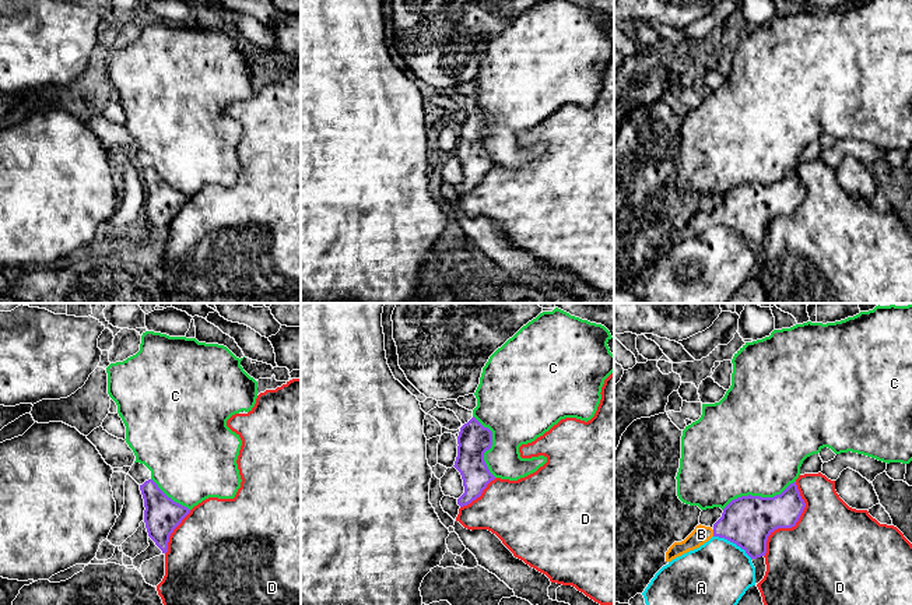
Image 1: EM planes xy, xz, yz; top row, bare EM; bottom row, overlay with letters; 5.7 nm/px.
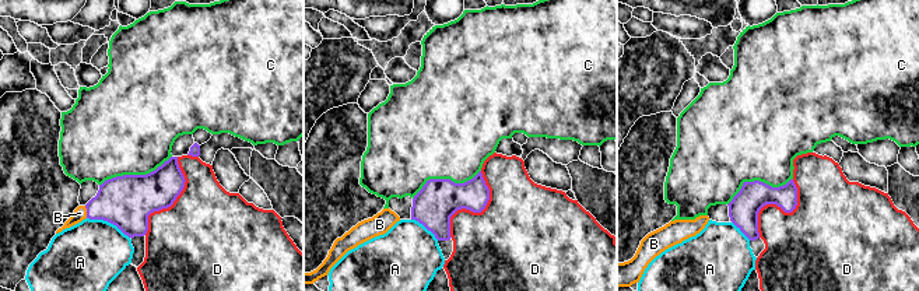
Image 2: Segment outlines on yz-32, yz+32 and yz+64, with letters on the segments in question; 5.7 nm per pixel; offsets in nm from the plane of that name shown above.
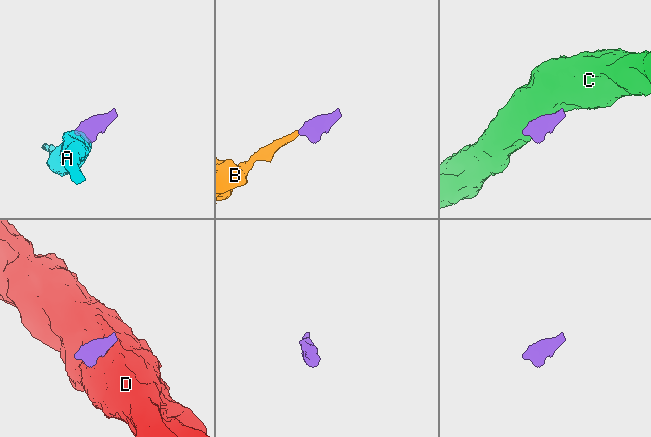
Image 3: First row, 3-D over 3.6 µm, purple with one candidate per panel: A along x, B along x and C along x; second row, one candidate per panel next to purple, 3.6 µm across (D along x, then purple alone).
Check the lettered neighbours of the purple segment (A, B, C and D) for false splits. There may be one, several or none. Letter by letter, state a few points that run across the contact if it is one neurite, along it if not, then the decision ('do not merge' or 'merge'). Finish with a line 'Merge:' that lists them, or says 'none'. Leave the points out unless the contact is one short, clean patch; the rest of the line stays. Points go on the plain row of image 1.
A: yz (714, 222), (735, 229), (751, 245) | do not merge
B: yz (747, 208), (714, 220), (701, 221) | merge
C: do not merge
D: do not merge
Merge: B

